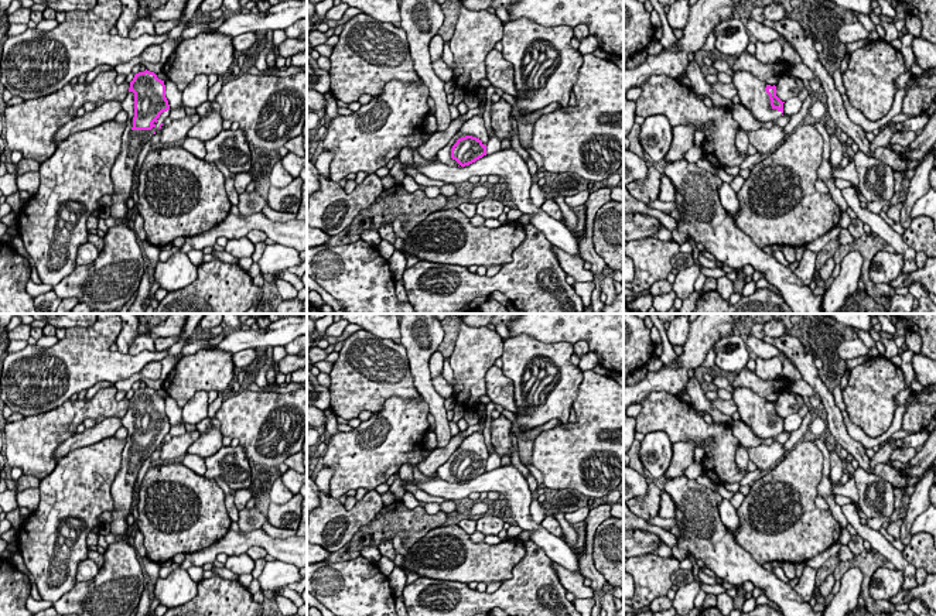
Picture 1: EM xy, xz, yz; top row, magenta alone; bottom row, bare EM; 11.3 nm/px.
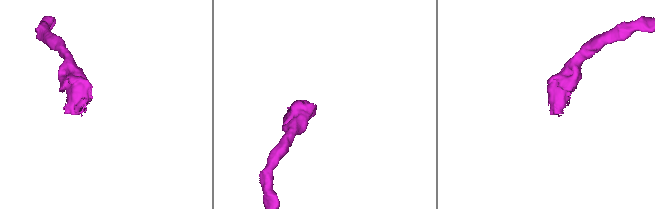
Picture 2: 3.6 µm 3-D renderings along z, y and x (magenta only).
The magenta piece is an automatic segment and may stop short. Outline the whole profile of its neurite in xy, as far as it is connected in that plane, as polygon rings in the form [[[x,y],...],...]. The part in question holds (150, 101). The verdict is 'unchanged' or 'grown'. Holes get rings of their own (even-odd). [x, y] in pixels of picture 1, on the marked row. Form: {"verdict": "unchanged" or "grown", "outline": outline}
{"verdict": "grown", "outline": [[[147,69],[136,73],[122,109],[127,113],[126,129],[120,154],[110,172],[115,184],[110,216],[120,223],[109,227],[103,237],[105,247],[95,261],[76,266],[69,276],[52,287],[61,301],[76,298],[92,311],[98,309],[102,314],[119,314],[139,290],[144,274],[141,246],[127,220],[127,199],[139,154],[171,112],[164,81]]]}

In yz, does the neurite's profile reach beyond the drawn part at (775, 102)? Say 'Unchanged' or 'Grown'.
Grown

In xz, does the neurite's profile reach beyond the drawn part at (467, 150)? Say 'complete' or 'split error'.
split error

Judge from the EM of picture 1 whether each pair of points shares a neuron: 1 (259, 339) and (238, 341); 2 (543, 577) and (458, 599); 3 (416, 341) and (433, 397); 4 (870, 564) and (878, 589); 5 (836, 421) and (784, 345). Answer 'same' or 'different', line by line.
1: same
2: same
3: same
4: different
5: same

